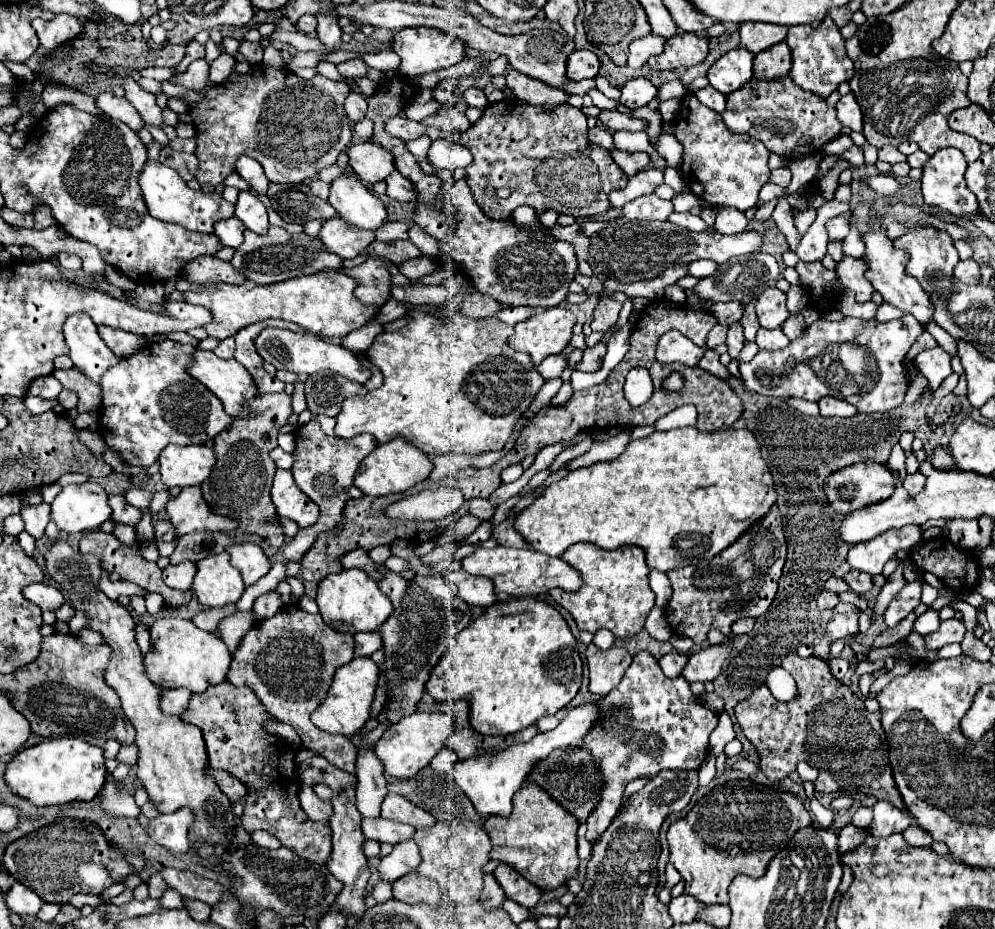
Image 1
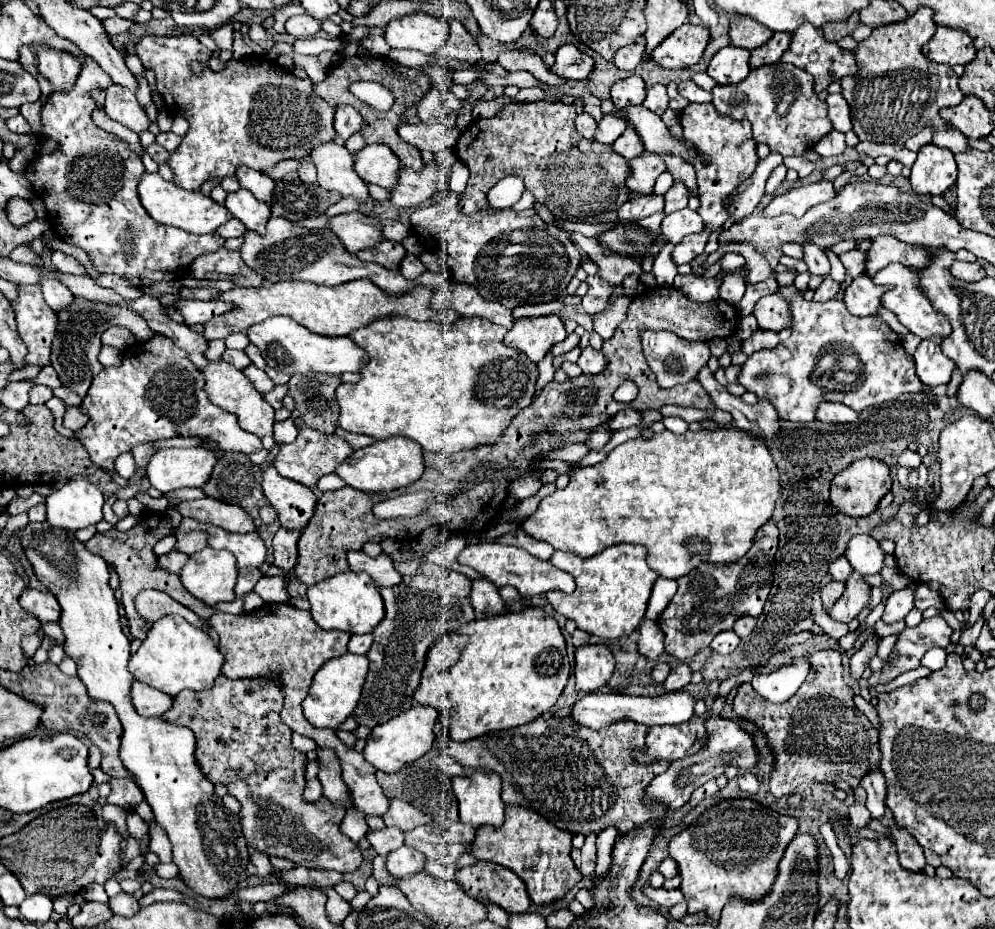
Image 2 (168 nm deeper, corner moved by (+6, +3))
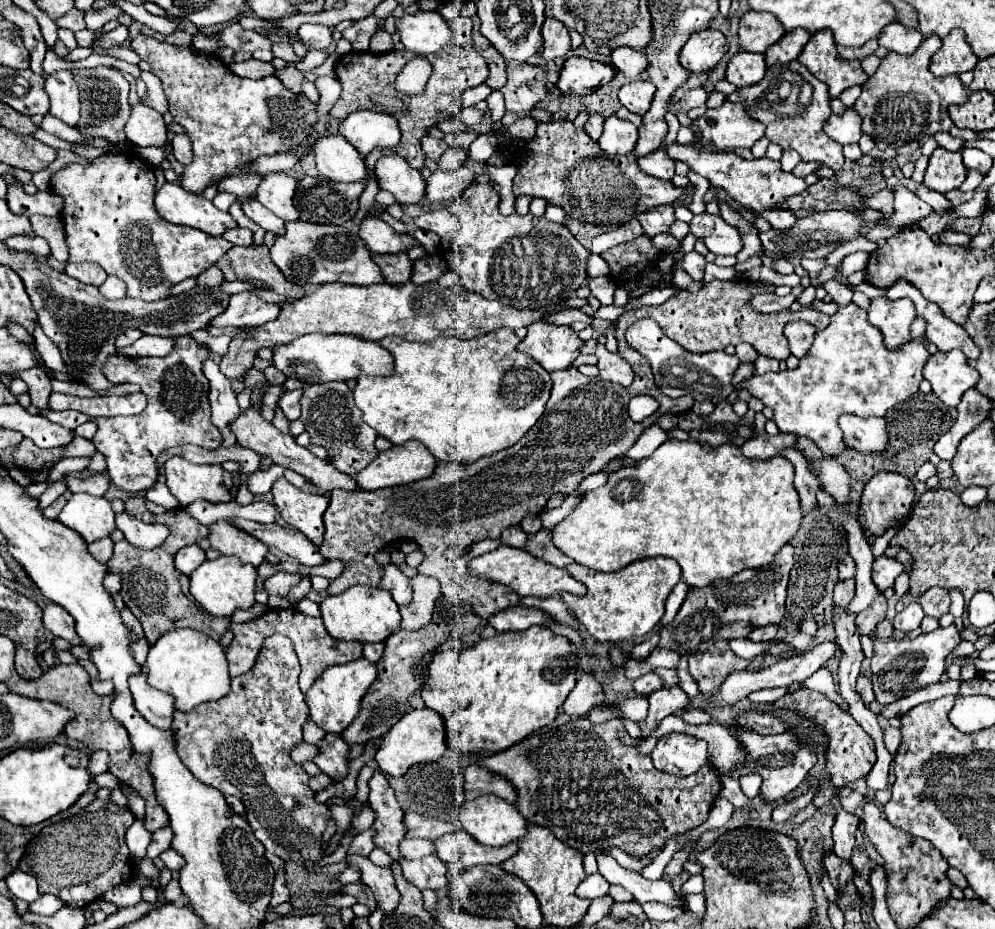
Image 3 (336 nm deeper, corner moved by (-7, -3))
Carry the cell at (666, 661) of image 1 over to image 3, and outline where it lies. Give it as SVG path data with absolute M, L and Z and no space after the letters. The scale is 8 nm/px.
M648 672L644 676L640 676L638 680L634 680L634 692L636 694L642 694L642 696L650 696L654 690L662 688L662 680L654 674L654 672Z

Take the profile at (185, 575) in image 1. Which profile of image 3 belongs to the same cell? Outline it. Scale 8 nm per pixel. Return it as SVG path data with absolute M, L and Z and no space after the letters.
M198 544L184 546L184 548L178 550L178 554L176 554L176 568L178 568L182 574L190 576L204 560L206 560L206 554L204 554L204 550L202 550Z

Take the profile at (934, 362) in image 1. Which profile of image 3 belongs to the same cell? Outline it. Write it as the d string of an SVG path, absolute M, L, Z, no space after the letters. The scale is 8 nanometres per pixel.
M960 350L932 354L924 366L924 378L948 408L956 408L962 394L978 384L978 372L968 366L968 358Z

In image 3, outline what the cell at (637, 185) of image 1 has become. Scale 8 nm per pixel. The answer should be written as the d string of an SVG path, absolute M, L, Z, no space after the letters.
M662 148L654 150L652 154L646 154L646 156L638 158L638 166L640 166L642 172L646 172L654 178L670 180L674 176L674 160L666 158L666 152Z

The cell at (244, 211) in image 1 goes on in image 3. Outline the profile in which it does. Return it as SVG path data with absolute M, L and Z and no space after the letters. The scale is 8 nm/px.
M250 200L250 202L244 202L242 204L242 210L244 214L254 220L258 226L262 226L264 230L270 230L274 234L284 234L284 220L280 220L274 212L270 212L266 206L262 206L260 202L256 200Z

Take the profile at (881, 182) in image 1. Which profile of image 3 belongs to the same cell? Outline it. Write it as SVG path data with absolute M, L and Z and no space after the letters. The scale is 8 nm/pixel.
M830 280L824 284L824 290L832 296L832 302L838 306L846 306L852 302L852 290L844 284L840 284L838 280Z

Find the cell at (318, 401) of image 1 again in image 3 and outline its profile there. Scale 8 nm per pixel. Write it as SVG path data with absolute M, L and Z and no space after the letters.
M346 382L306 384L300 420L310 434L310 442L324 446L328 452L328 462L344 474L356 476L378 456L374 448L378 434L370 426L366 426L366 422L362 422L362 412L356 408L352 390L346 386Z

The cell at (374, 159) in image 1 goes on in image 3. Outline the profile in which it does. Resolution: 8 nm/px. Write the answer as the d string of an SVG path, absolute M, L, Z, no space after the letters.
M382 156L376 162L380 190L388 190L398 204L418 204L426 194L426 180L400 156Z

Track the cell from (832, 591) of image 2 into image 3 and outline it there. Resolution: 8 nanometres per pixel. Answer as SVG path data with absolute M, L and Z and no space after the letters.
M842 580L834 588L834 604L846 608L848 602L854 598L854 580Z

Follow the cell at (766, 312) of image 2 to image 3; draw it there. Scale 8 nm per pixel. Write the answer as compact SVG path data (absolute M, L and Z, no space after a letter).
M794 320L794 322L788 322L788 324L786 324L784 334L786 334L786 338L788 338L790 352L792 352L796 358L802 358L802 356L808 354L810 346L812 346L812 342L814 342L816 328L814 328L810 322Z

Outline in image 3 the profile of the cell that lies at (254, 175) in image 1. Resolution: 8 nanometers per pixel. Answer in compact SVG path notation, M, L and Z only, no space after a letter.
M284 172L278 174L266 174L256 190L256 200L270 208L278 218L296 222L298 210L294 208L294 192L296 192L296 180Z

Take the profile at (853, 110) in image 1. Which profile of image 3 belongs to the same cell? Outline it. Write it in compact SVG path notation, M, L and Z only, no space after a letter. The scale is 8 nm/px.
M848 108L842 116L832 114L824 122L824 130L826 130L826 136L832 138L834 142L852 144L852 142L858 142L862 136L860 124L862 124L862 120L858 118L858 114L852 108Z

